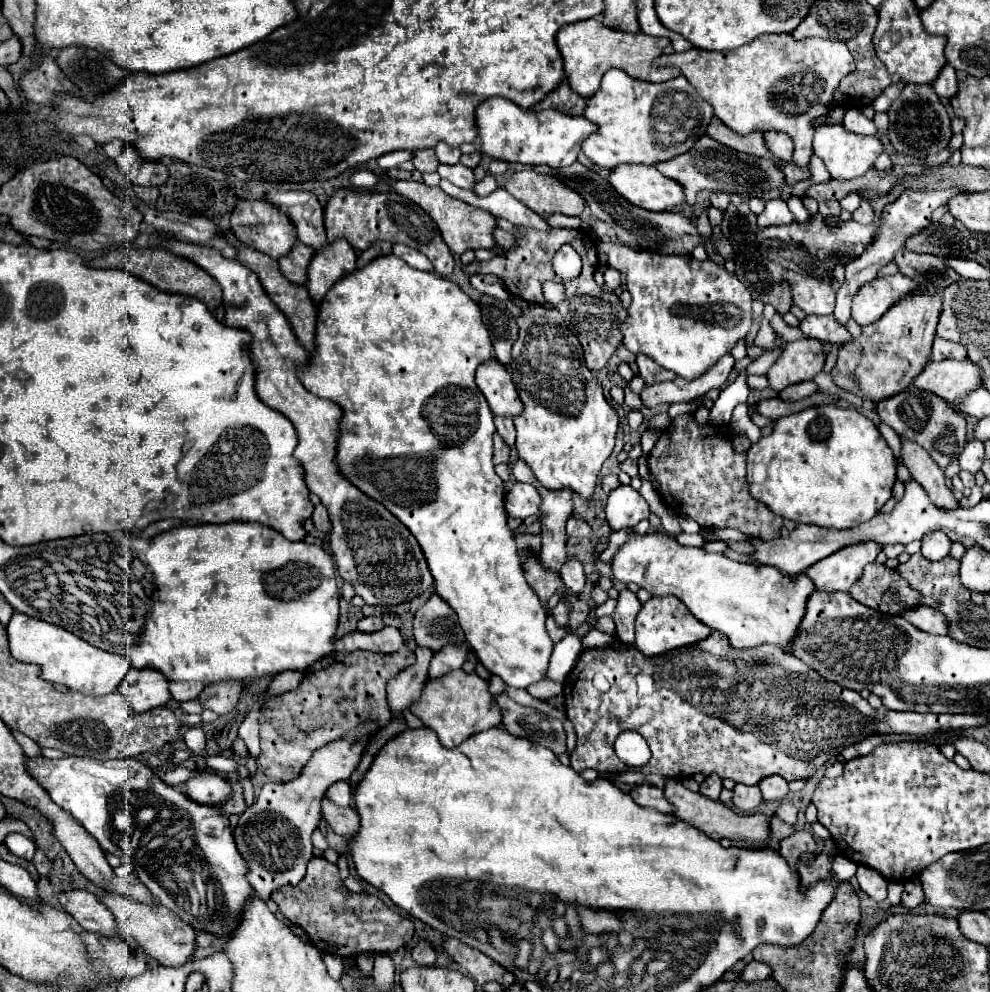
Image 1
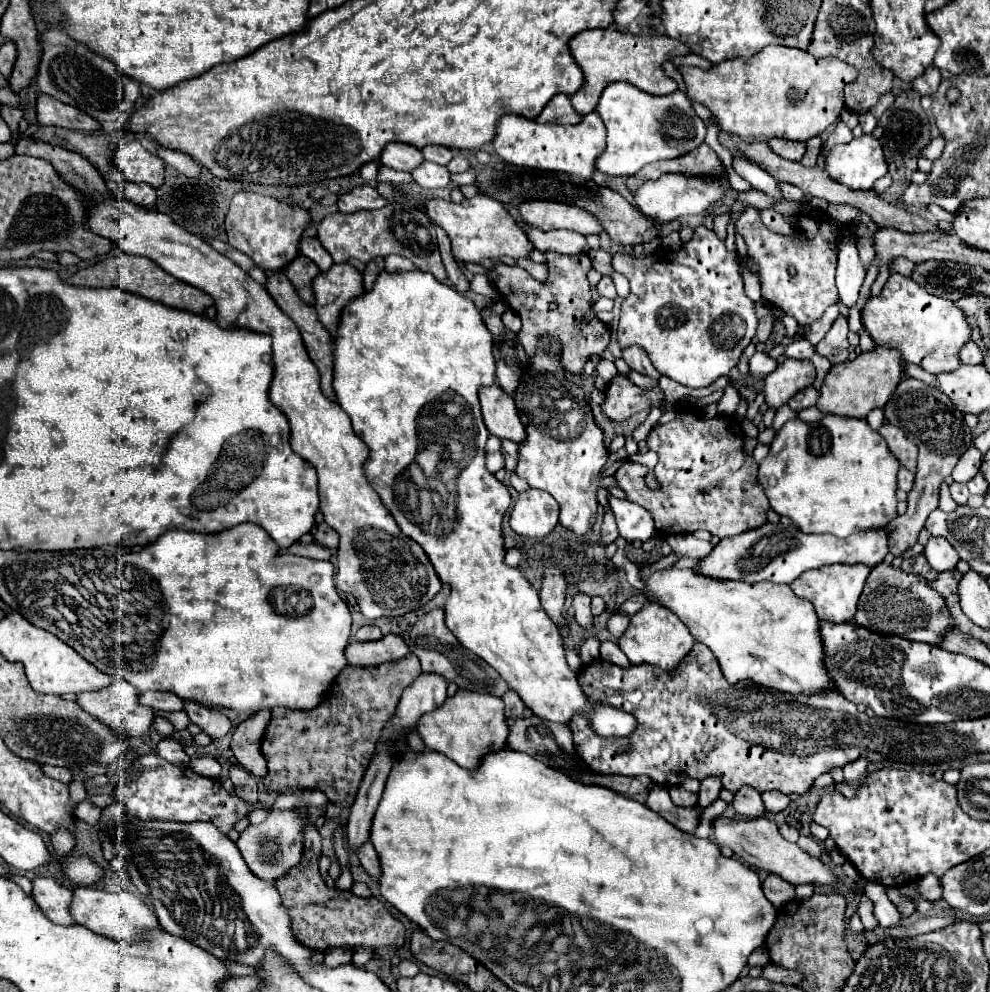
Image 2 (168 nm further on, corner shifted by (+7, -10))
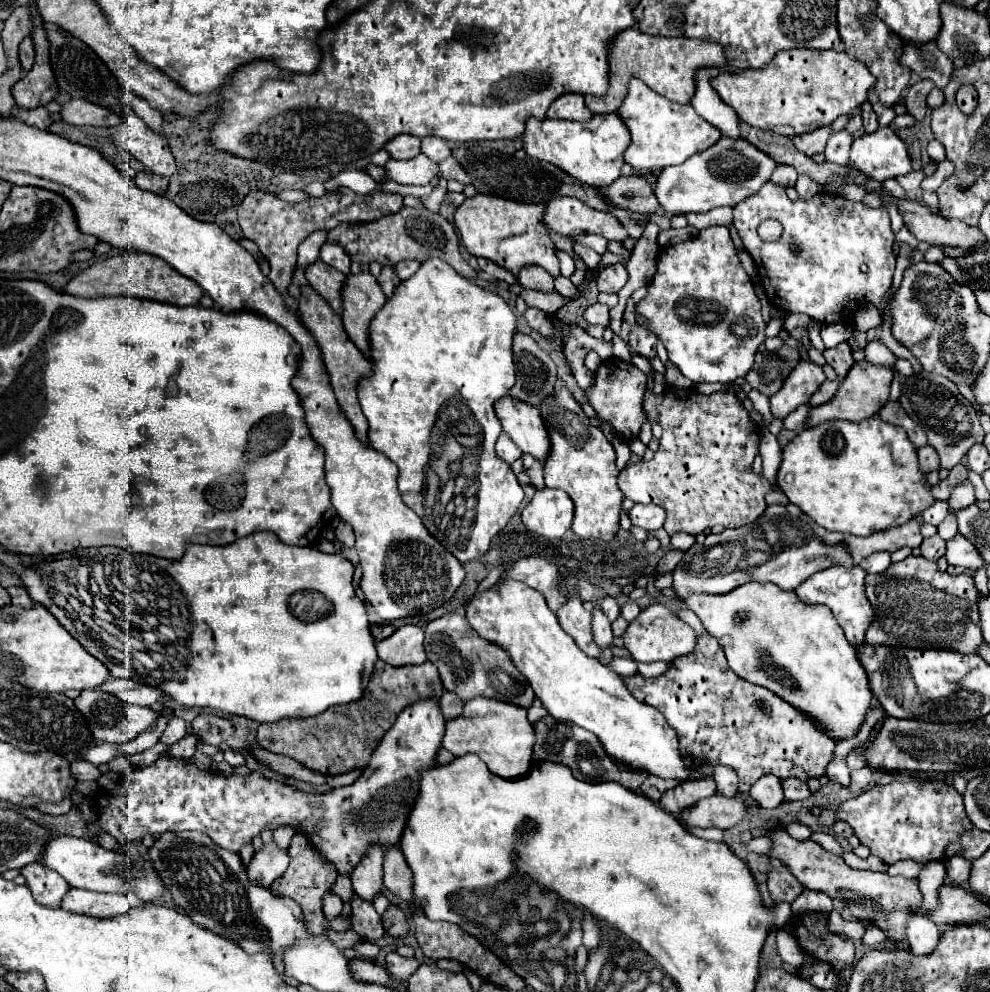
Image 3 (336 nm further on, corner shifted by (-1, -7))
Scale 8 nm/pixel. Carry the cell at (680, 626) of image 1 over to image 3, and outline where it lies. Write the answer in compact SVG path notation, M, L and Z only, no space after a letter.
M653 603L649 607L645 607L635 621L629 623L627 631L623 633L623 641L635 661L653 663L653 661L673 661L681 655L693 653L695 643L697 643L697 635L687 623L683 623L665 605Z

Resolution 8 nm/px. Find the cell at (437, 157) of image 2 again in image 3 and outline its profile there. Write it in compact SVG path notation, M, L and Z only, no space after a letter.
M425 137L425 139L421 139L421 149L435 163L441 163L441 161L445 161L451 155L451 149L449 149L447 141L437 139L437 137Z

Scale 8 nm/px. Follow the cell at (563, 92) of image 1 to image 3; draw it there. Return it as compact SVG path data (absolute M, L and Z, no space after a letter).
M565 93L551 103L547 117L549 119L569 119L569 121L589 121L593 113L585 107L583 95Z

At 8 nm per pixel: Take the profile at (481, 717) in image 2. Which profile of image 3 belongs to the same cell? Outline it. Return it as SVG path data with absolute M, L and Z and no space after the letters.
M471 699L465 703L459 717L447 721L447 731L441 745L453 755L475 753L483 759L491 773L503 779L515 779L529 771L533 761L533 743L533 725L527 721L527 711L523 707L497 699Z

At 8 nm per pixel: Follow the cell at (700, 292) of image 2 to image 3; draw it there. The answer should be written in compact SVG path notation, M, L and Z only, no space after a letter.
M707 227L701 229L695 239L661 249L657 259L657 273L647 287L647 295L635 305L635 315L647 319L645 327L663 341L671 363L695 385L731 385L735 379L747 375L747 371L753 367L753 357L759 343L765 341L761 301L741 265L727 227Z

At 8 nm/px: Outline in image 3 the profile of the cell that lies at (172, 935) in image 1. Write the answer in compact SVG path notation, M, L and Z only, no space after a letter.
M71 889L61 903L61 909L77 915L89 915L97 919L113 919L127 913L133 907L143 907L141 899L133 893L99 893L89 889Z

